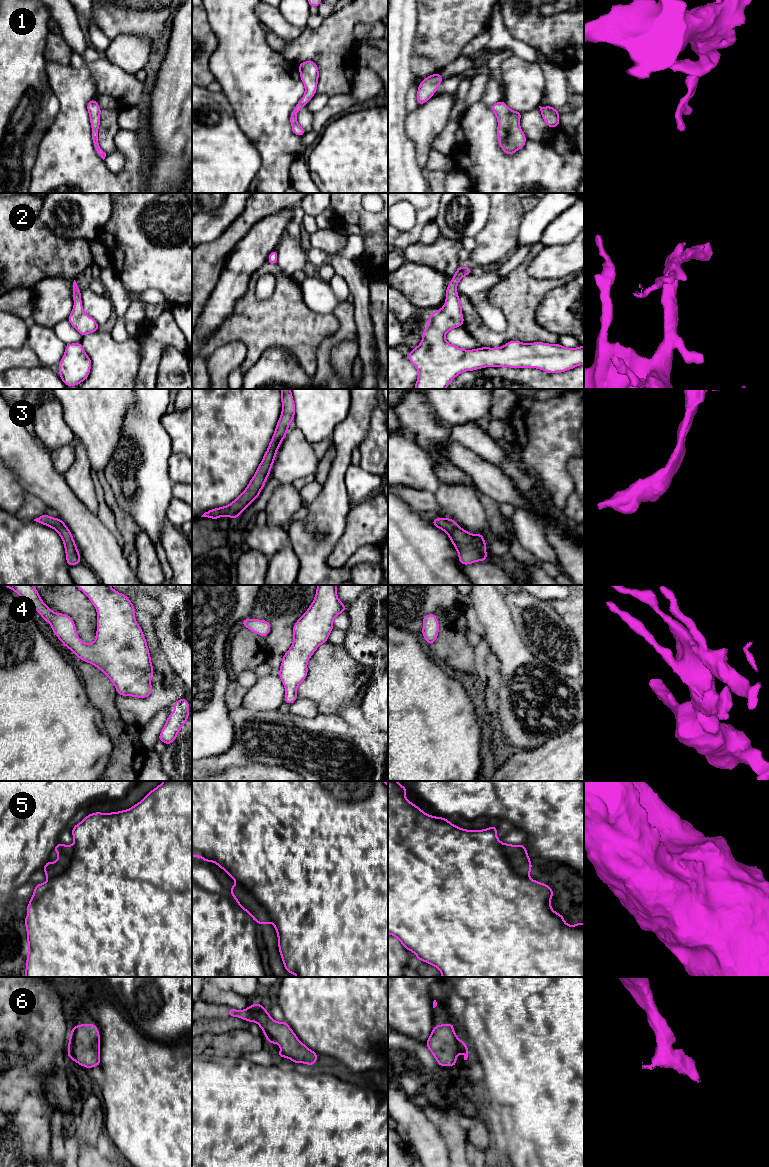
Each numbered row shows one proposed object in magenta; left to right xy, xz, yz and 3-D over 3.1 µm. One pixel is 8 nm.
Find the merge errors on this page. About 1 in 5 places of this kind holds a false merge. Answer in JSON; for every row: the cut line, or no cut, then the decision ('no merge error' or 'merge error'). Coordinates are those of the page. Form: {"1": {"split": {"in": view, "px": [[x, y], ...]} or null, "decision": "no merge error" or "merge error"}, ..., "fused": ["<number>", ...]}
{"1": {"split": null, "decision": "no merge error"}, "2": {"split": null, "decision": "no merge error"}, "3": {"split": null, "decision": "no merge error"}, "4": {"split": null, "decision": "no merge error"}, "5": {"split": {"in": "xz", "px": [[236, 881], [242, 884], [265, 908], [271, 921]]}, "decision": "merge error"}, "6": {"split": null, "decision": "no merge error"}, "fused": ["5"]}

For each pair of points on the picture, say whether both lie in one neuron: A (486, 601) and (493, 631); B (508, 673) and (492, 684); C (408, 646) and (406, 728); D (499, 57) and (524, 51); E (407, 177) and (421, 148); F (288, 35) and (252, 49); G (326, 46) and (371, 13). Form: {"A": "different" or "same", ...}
{"A": "same", "B": "different", "C": "same", "D": "different", "E": "different", "F": "different", "G": "same"}

